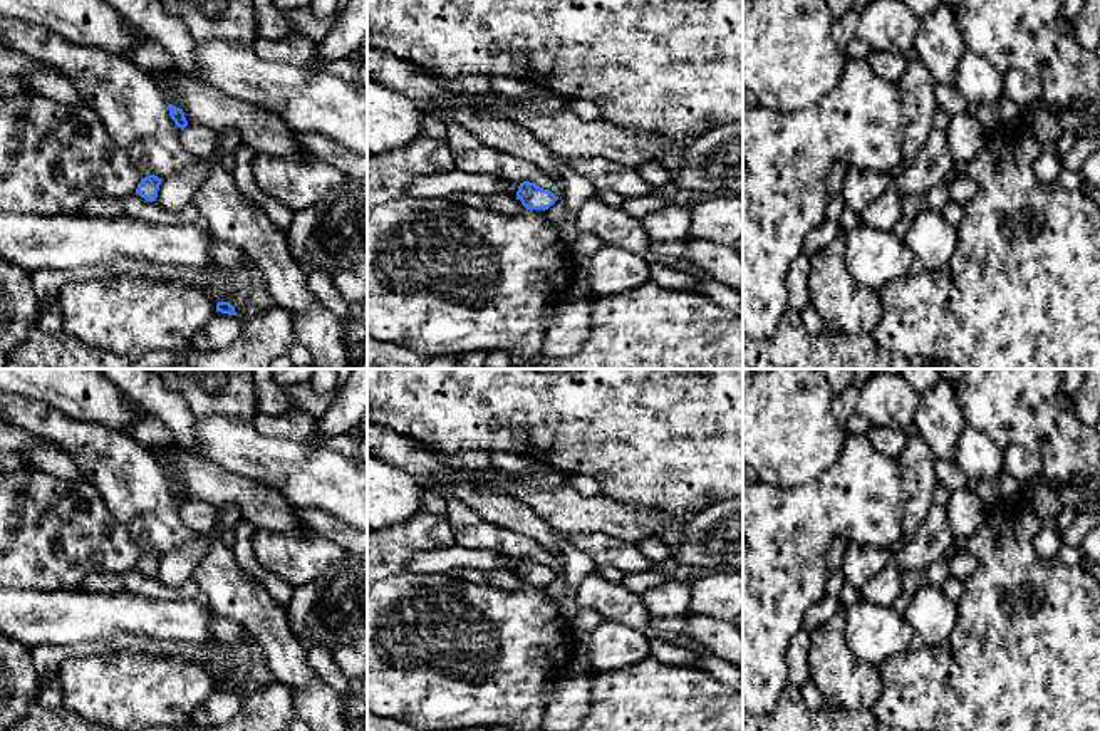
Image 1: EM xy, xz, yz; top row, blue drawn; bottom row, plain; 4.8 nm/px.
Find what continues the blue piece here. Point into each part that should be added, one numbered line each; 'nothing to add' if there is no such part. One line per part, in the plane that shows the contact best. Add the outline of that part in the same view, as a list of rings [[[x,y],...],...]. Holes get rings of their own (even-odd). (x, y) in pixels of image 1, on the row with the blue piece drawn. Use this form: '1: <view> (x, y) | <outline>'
nothing to add

